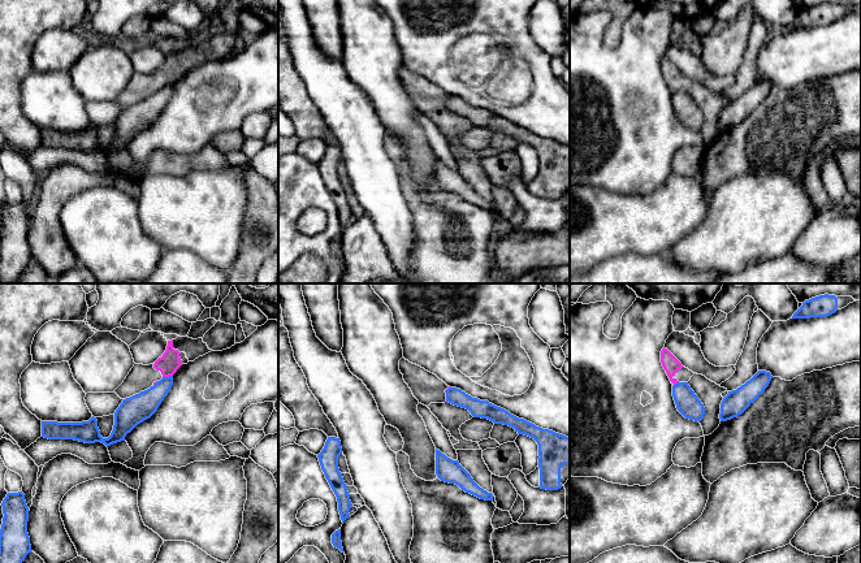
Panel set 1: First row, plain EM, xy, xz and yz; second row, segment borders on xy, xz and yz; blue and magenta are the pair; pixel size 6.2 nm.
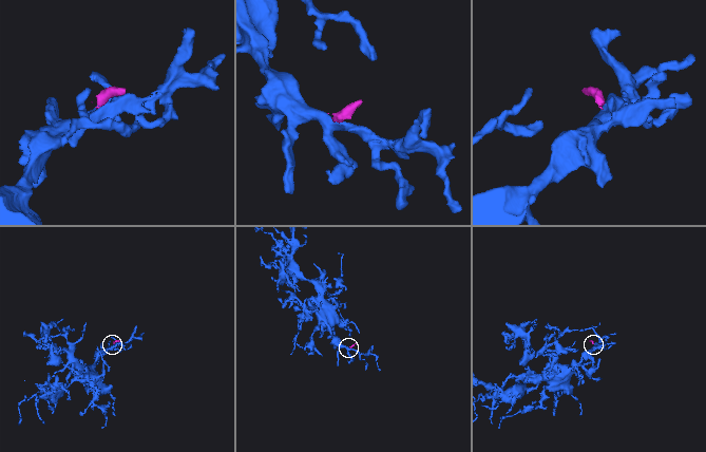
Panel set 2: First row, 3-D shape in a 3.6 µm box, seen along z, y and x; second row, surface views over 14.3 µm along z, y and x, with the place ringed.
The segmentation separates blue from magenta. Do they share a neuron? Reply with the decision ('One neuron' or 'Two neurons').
Two neurons

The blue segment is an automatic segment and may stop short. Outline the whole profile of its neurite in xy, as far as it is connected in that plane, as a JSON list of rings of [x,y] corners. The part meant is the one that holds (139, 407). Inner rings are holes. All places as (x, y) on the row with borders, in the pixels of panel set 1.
[[[173,376],[163,377],[150,389],[122,400],[114,412],[114,425],[111,436],[103,438],[96,417],[82,423],[42,421],[42,437],[48,439],[74,439],[85,443],[101,442],[107,447],[125,441],[138,424],[150,419],[168,395]]]

